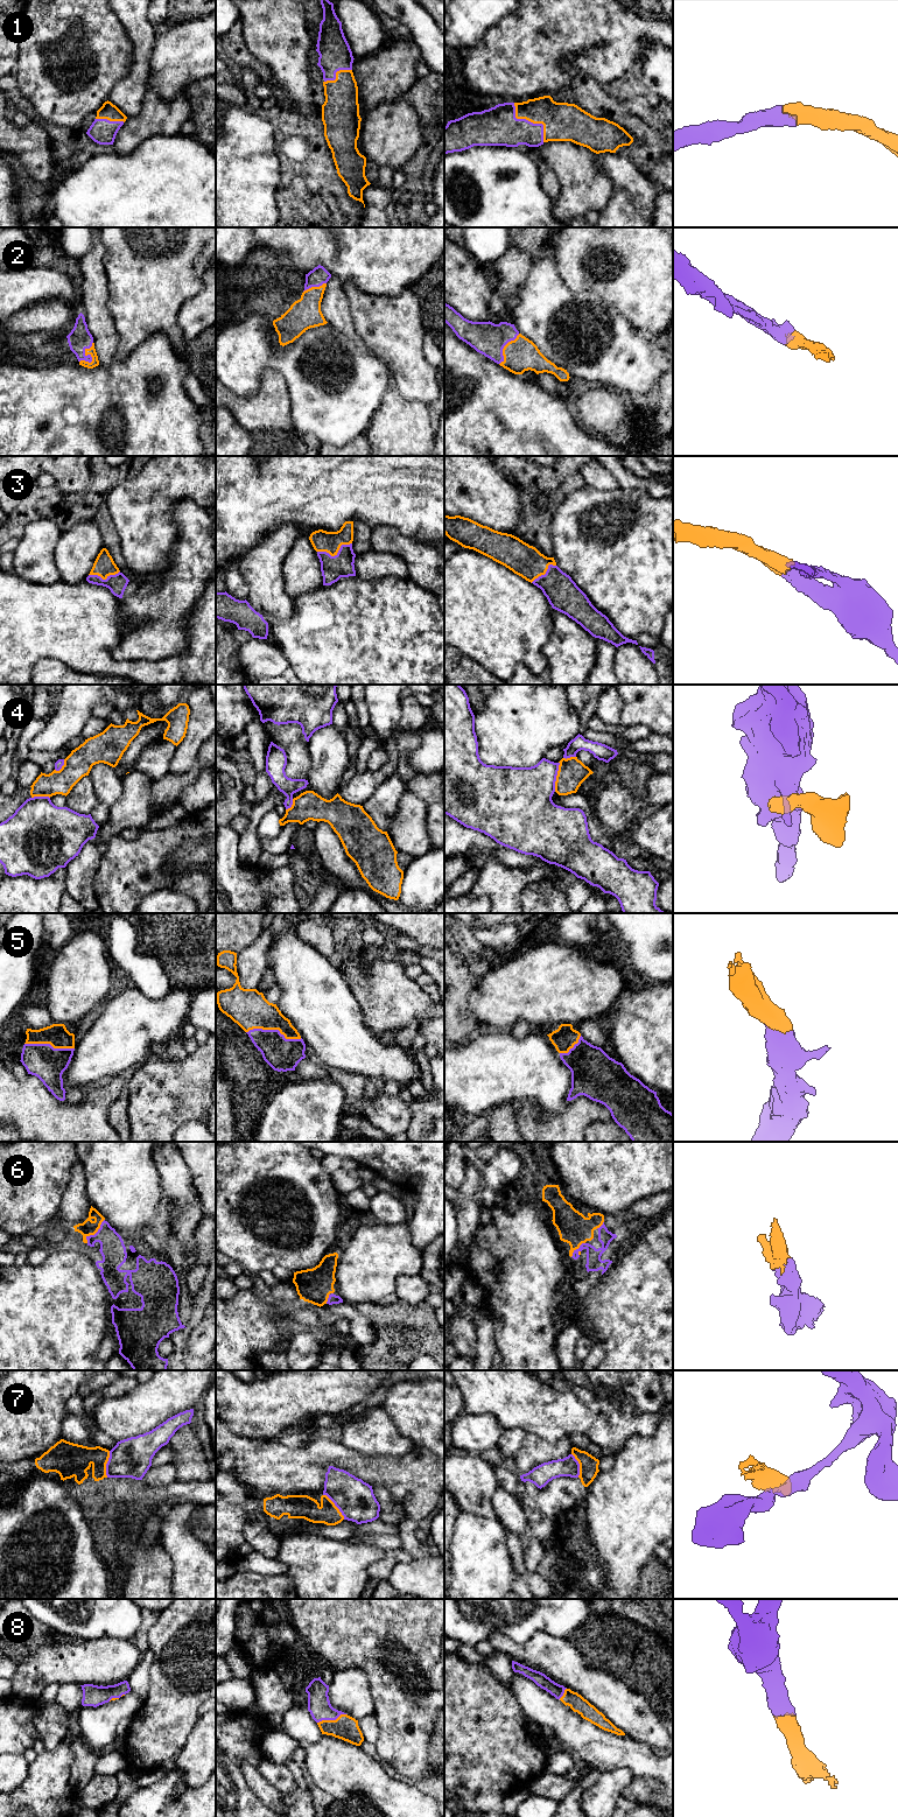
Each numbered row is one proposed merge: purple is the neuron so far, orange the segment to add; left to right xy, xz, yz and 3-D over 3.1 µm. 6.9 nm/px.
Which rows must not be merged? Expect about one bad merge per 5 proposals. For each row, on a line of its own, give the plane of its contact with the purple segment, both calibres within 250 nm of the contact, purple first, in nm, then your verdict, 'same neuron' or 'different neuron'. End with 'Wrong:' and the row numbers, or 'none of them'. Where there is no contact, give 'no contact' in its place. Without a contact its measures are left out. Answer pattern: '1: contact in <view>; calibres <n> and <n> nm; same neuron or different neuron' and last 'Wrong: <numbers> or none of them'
1: contact in yz; calibres 280 and 260 nm; same neuron
2: contact in xy; calibres 160 and 50 nm; same neuron
3: contact in xz; calibres 170 and 140 nm; same neuron
4: contact in yz; calibres 380 and 190 nm; different neuron
5: contact in xz; calibres 220 and 260 nm; same neuron
6: contact in xy; calibres 170 and 110 nm; same neuron
7: contact in xz; calibres 260 and 160 nm; different neuron
8: contact in xz; calibres 160 and 170 nm; same neuron
Wrong: 4, 7

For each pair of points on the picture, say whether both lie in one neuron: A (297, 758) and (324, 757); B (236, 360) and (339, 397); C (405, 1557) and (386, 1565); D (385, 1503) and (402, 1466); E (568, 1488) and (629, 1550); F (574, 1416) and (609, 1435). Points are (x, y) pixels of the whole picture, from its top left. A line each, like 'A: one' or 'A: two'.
A: two
B: one
C: one
D: two
E: two
F: two

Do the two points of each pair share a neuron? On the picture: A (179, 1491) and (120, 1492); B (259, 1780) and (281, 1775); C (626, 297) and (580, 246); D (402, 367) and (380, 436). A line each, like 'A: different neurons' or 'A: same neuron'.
A: same neuron
B: different neurons
C: same neuron
D: different neurons

